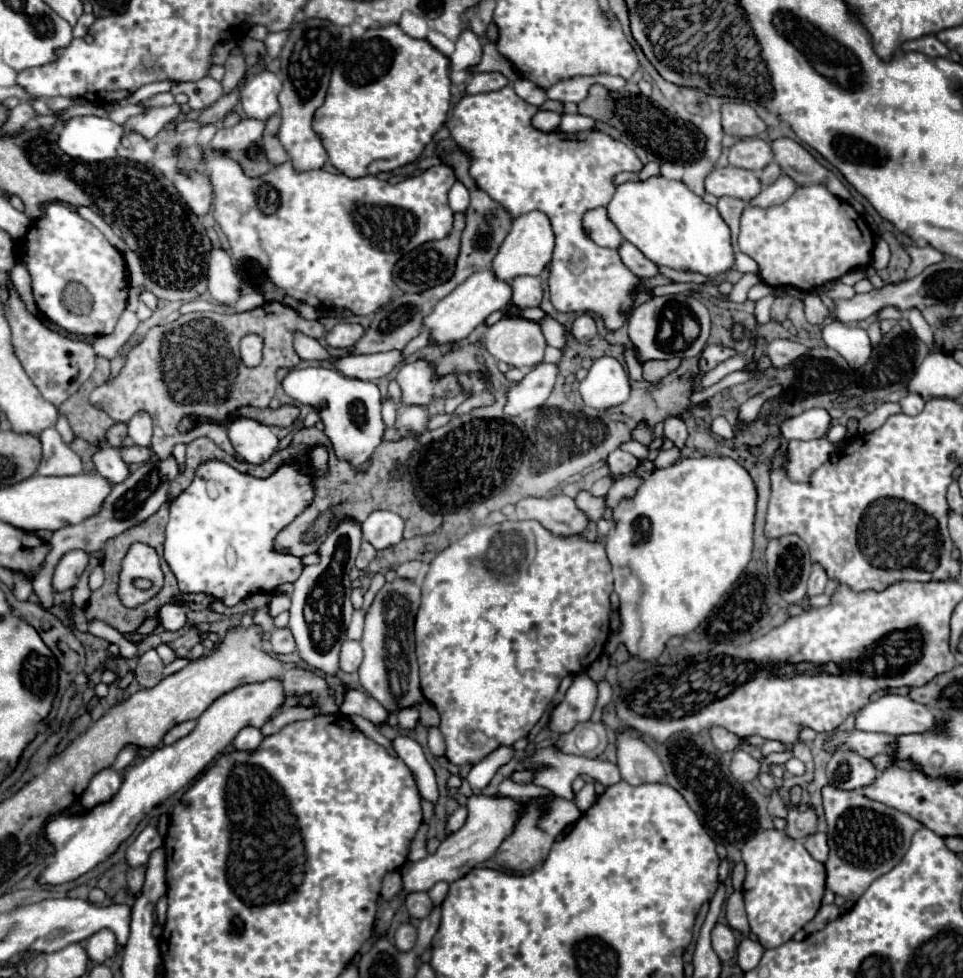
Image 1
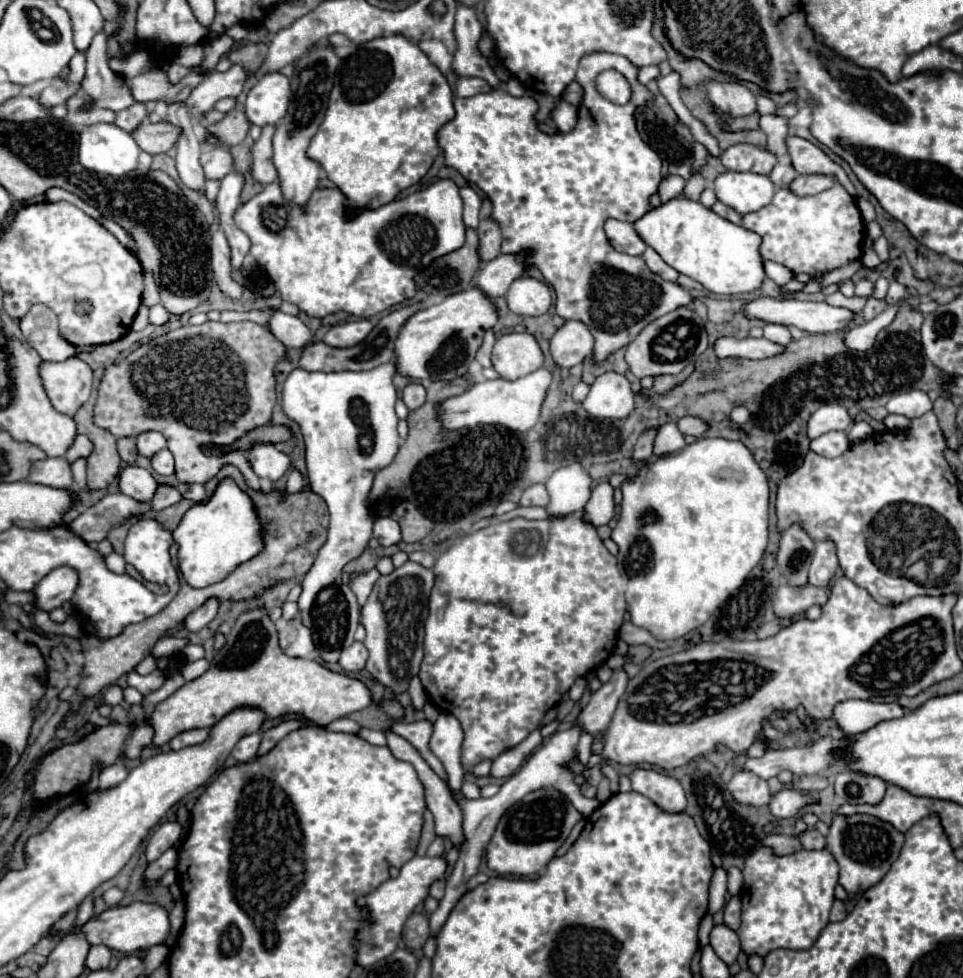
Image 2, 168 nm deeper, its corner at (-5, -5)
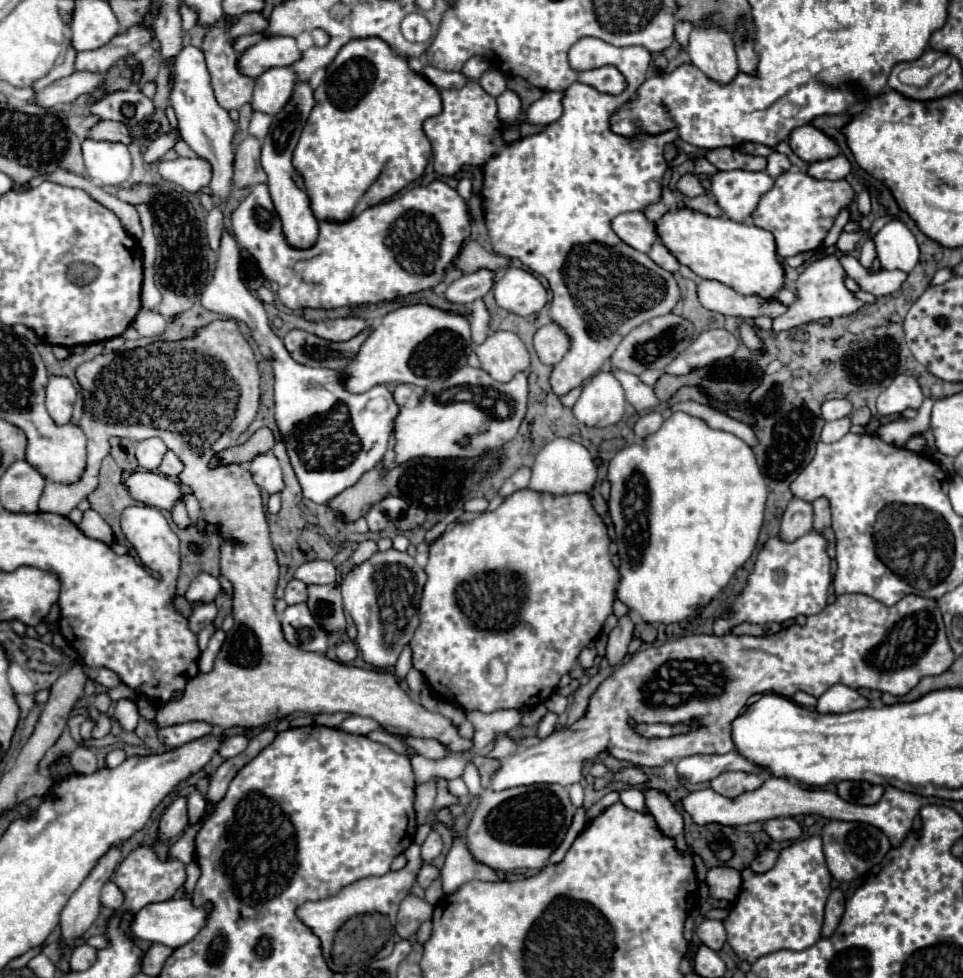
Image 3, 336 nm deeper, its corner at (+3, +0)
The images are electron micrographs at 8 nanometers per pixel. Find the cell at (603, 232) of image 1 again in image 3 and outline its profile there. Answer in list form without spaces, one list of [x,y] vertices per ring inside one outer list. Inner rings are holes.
[[[634,211],[634,213],[622,213],[618,217],[612,219],[612,229],[614,233],[630,247],[648,253],[650,245],[656,241],[656,233],[654,233],[654,223],[646,221],[642,211]]]

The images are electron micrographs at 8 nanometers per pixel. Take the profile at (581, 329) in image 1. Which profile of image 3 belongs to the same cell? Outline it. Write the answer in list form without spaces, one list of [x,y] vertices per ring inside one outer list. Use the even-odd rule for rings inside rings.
[[[548,323],[540,327],[534,335],[534,349],[542,363],[556,365],[570,349],[570,337],[558,323]]]

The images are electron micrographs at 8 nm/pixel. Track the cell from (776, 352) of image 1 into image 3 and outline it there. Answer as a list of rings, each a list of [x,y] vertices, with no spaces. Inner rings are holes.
[[[710,329],[704,331],[696,337],[696,341],[690,343],[688,351],[678,355],[666,369],[662,371],[644,371],[640,375],[640,381],[646,385],[654,385],[656,379],[662,373],[672,373],[672,375],[686,375],[692,369],[710,365],[722,357],[732,357],[734,351],[738,349],[738,337],[726,329]]]

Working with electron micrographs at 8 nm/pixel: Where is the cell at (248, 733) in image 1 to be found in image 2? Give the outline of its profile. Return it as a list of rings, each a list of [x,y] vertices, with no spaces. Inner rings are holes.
[[[260,734],[244,736],[244,738],[238,740],[238,744],[234,746],[232,756],[234,756],[236,762],[248,762],[248,760],[252,760],[252,758],[256,756],[258,746],[260,746]]]

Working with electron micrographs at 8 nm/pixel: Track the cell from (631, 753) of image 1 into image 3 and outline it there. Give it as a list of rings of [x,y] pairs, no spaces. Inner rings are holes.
[[[644,789],[644,799],[648,811],[654,815],[658,827],[668,835],[668,837],[678,837],[684,829],[684,821],[680,811],[672,805],[670,797],[658,789]]]

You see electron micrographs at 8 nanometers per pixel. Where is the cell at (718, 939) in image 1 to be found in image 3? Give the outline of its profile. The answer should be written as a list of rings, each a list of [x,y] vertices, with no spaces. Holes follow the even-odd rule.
[[[704,919],[698,929],[696,929],[696,935],[700,937],[700,941],[704,945],[708,945],[710,949],[714,951],[720,951],[722,945],[726,943],[728,935],[726,935],[726,929],[724,929],[724,923],[722,921],[716,921],[716,919]]]

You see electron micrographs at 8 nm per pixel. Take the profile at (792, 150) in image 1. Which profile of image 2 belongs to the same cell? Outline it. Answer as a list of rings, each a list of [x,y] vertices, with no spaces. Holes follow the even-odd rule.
[[[798,136],[788,138],[788,154],[790,154],[792,166],[796,168],[798,174],[834,174],[838,178],[838,182],[842,186],[846,186],[846,190],[850,190],[852,196],[856,194],[852,182],[848,180],[846,172],[842,170],[842,166],[836,164],[824,150],[820,150],[810,140],[804,140]]]

